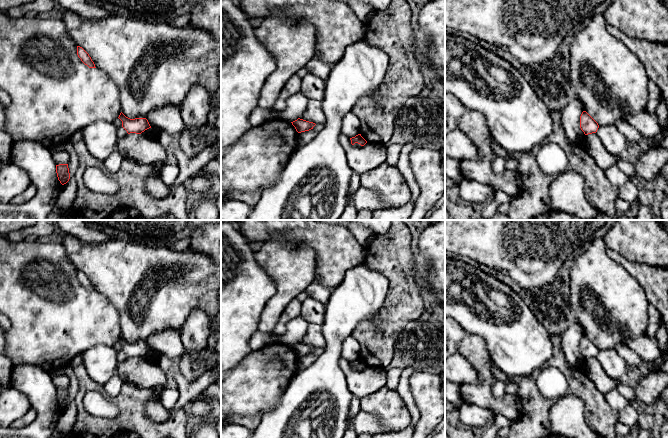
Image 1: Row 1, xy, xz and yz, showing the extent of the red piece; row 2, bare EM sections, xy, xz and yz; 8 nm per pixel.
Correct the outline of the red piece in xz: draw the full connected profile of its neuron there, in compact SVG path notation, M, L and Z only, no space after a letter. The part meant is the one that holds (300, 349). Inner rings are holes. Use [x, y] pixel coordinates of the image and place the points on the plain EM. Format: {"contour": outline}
{"contour": "M298 342L297 344L291 346L292 349L295 351L296 355L298 357L309 355L313 353L313 351L316 349L313 346L309 346L303 343Z"}

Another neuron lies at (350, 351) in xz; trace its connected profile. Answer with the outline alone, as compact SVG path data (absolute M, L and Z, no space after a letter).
M349 335L343 340L341 357L349 362L360 358L360 344L353 336Z

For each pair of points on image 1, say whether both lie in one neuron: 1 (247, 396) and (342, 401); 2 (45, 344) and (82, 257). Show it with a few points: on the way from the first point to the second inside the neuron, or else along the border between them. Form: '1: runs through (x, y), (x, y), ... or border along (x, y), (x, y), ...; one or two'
1: border along (292, 378), (278, 404), (263, 414); two
2: border along (64, 249), (69, 261), (77, 269); two

